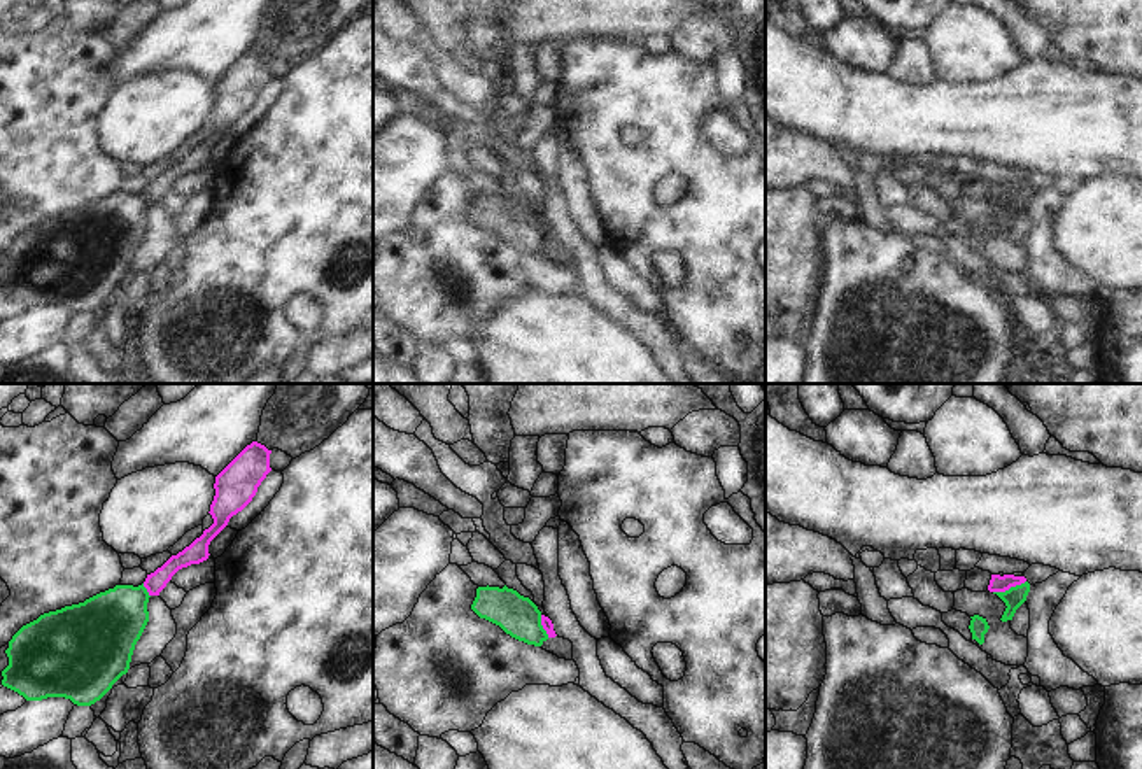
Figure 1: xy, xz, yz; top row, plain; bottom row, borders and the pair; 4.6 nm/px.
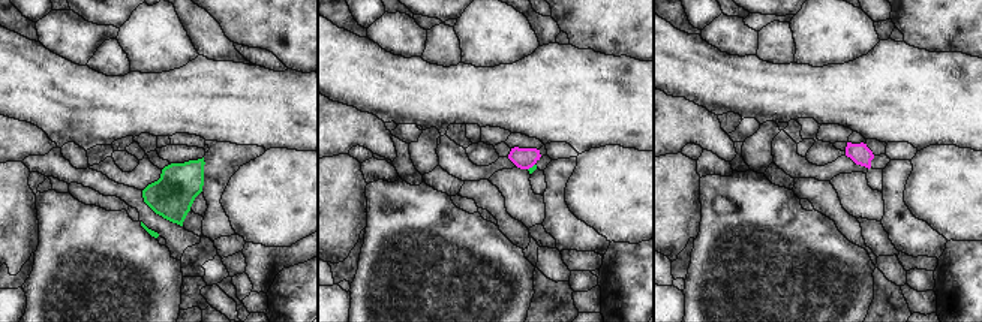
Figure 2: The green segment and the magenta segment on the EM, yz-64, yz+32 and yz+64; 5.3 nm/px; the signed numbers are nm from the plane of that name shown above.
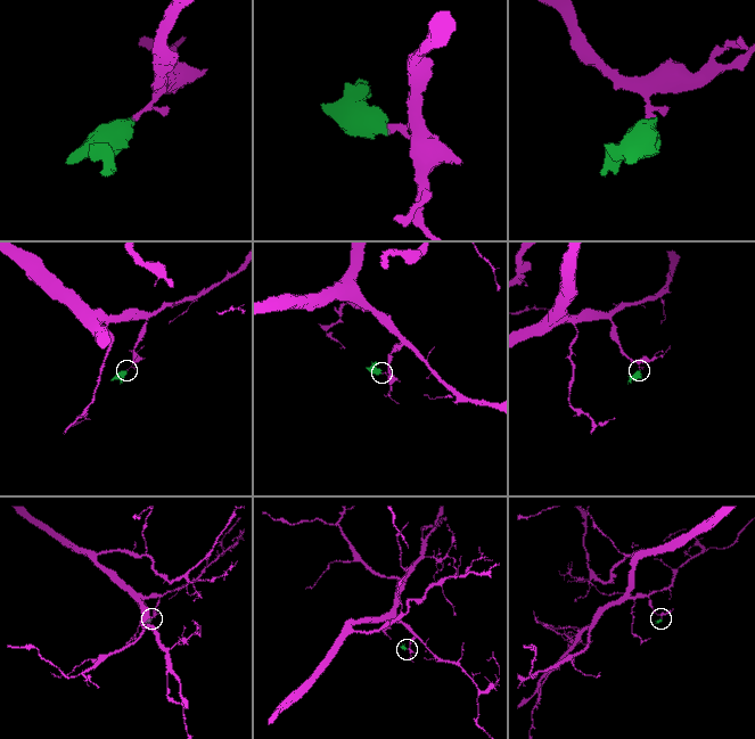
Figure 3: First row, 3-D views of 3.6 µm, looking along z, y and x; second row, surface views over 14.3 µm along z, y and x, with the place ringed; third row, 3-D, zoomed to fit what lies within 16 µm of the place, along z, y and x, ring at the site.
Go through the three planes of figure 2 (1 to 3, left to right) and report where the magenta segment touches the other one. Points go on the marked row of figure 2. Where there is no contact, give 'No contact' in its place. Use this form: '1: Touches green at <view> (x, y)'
1: No contact
2: Touches green at yz+32 (532, 166)
3: No contact.

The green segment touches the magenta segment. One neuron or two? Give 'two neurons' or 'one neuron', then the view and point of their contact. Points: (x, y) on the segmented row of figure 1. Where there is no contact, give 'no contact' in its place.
two neurons | yz (1011, 587)

